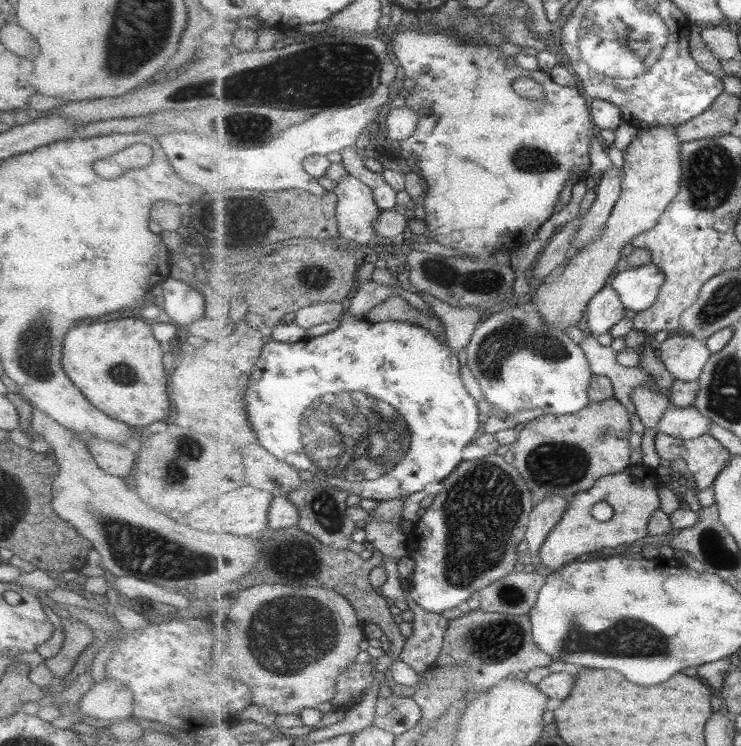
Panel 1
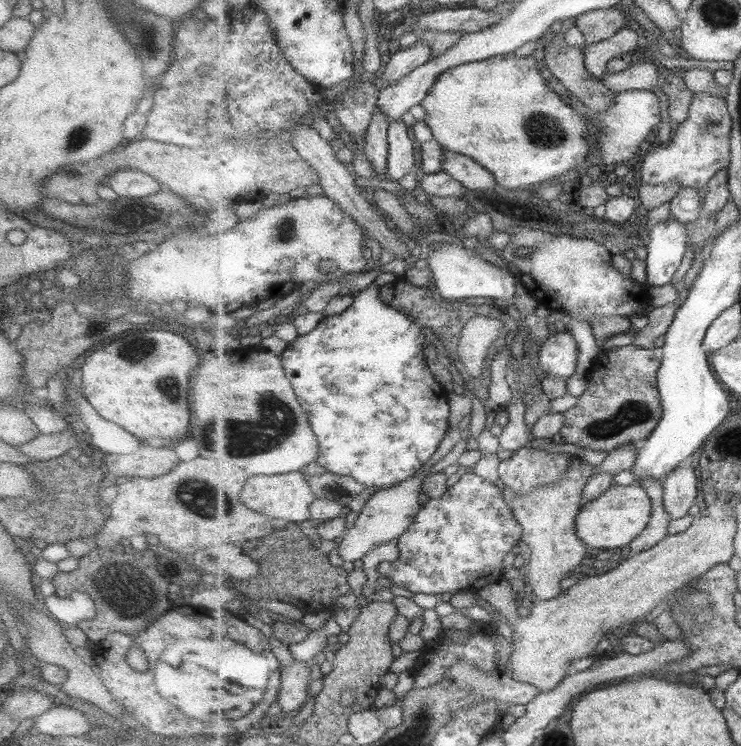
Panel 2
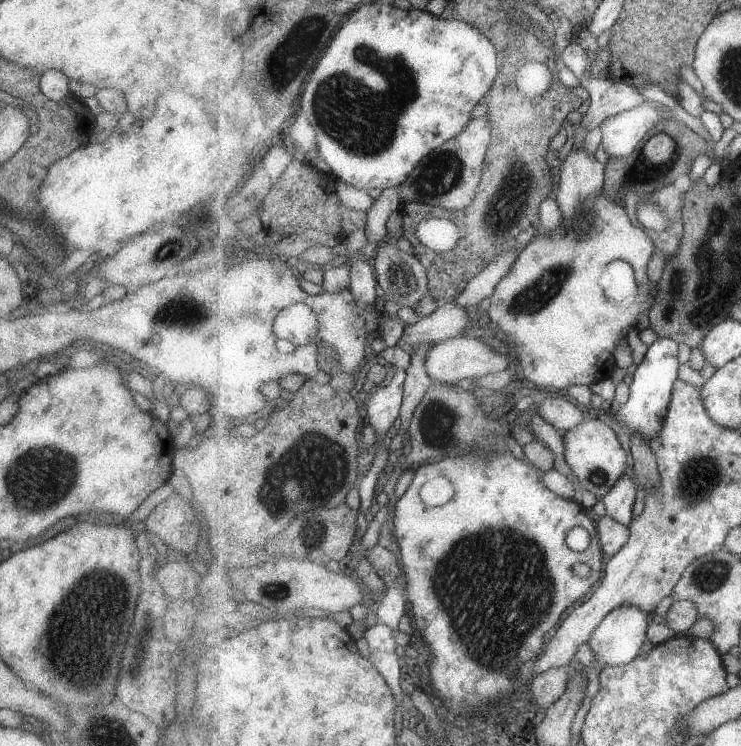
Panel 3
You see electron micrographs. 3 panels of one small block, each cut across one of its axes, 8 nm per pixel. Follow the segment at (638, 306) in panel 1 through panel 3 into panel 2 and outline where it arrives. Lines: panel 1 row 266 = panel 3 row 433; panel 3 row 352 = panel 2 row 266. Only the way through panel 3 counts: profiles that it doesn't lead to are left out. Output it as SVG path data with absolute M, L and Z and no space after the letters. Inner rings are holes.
M672 215L651 229L645 260L649 286L665 286L673 280L687 250L687 233L685 223Z

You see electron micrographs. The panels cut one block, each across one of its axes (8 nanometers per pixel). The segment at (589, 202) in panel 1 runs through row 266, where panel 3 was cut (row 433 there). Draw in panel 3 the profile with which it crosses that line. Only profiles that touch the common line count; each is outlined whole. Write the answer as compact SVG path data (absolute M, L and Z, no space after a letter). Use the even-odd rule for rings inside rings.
M540 414L531 418L530 428L535 432L538 439L543 441L553 455L553 465L557 472L564 475L570 482L574 491L573 500L582 506L591 508L595 503L595 495L583 488L574 474L574 470L564 458L565 441L564 434L559 432L550 422L547 422Z

